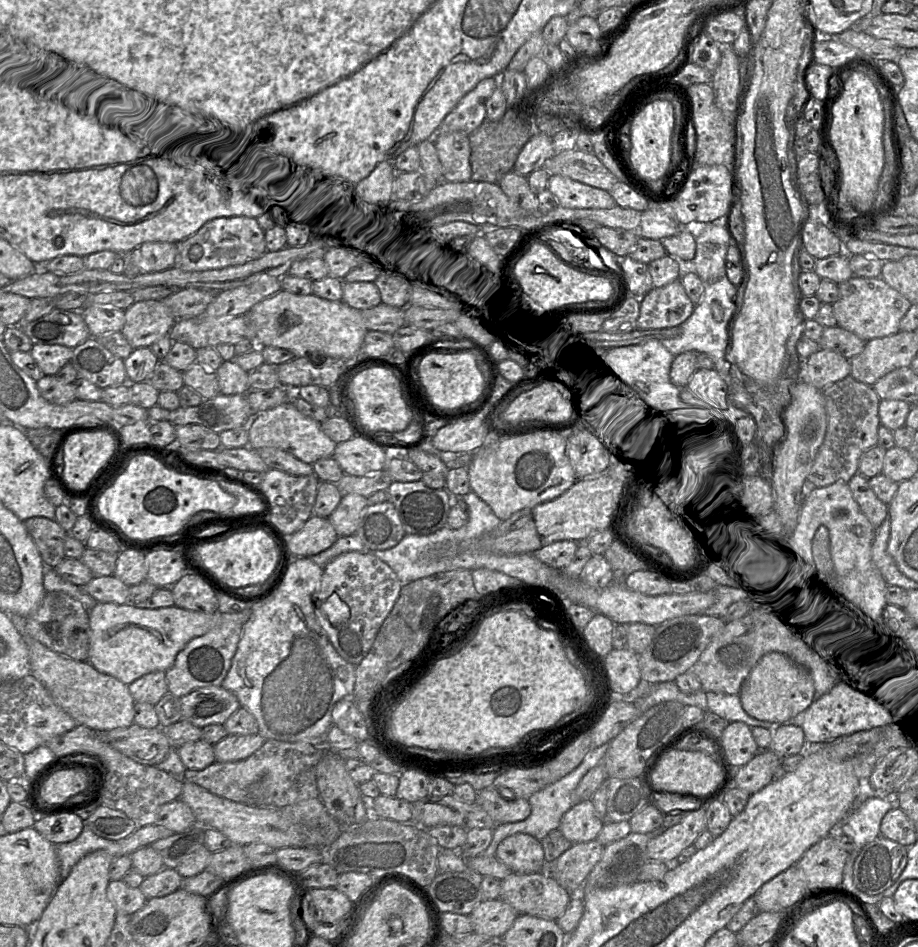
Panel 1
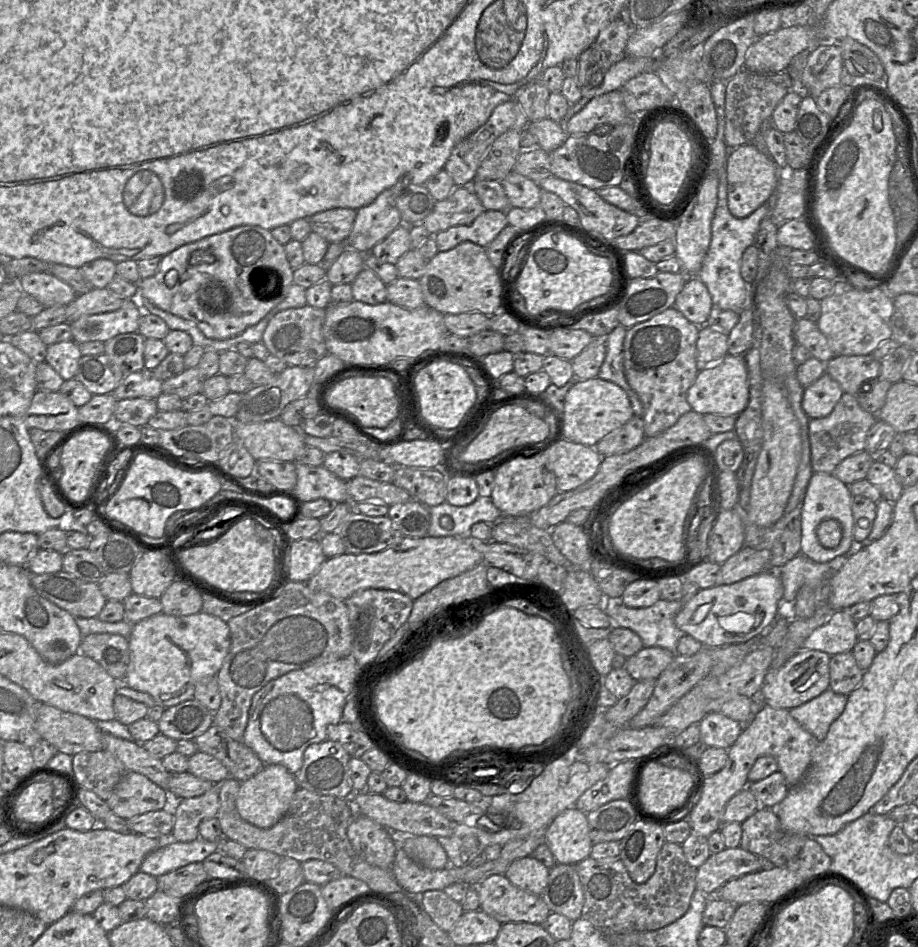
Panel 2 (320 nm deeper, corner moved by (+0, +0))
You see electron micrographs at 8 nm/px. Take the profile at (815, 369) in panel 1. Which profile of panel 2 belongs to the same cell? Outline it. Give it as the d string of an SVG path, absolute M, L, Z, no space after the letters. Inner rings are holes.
M824 373L804 389L802 409L810 419L824 418L833 411L843 393L838 382Z

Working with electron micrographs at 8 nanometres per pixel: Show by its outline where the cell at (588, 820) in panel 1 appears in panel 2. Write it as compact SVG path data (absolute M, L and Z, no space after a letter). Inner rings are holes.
M575 806L563 810L547 827L545 843L556 863L577 864L590 857L593 842L587 813Z

